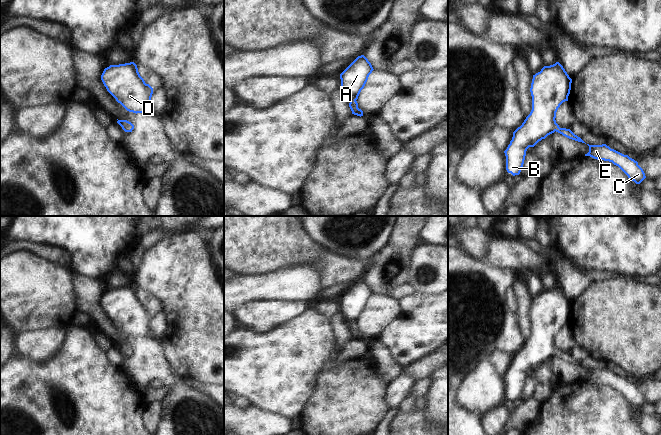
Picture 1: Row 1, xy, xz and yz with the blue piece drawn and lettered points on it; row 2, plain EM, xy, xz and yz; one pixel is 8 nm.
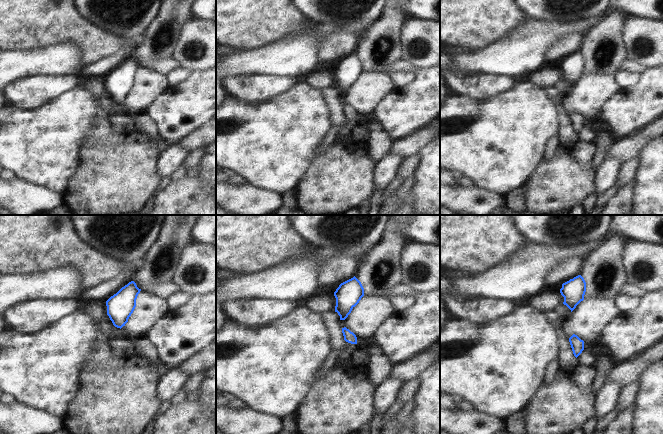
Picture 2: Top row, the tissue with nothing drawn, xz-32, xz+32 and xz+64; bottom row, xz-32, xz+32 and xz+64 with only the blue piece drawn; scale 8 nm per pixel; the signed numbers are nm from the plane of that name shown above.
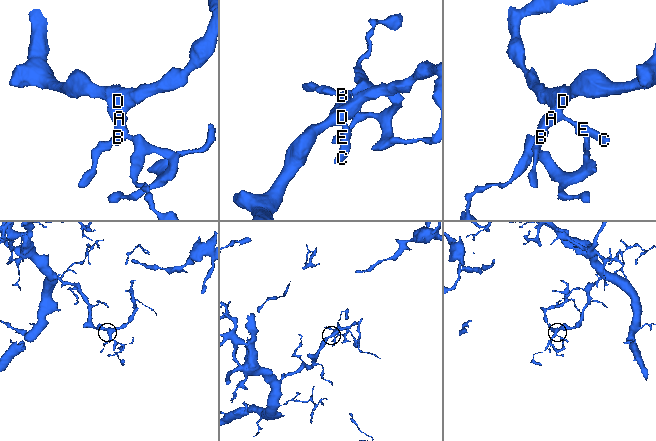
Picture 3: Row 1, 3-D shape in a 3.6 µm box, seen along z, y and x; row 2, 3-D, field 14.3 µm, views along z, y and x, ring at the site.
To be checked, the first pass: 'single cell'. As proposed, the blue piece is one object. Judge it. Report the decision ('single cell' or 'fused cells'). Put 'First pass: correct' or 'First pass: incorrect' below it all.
single cell
First pass: correct

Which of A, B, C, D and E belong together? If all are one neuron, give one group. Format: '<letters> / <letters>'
A B C D E

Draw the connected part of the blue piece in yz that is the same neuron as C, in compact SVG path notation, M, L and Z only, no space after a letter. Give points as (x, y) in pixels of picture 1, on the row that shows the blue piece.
M606 144L589 145L589 152L585 156L590 156L597 160L612 162L618 166L629 179L636 184L640 184L645 178L643 169L638 165L638 162L614 149L611 149Z

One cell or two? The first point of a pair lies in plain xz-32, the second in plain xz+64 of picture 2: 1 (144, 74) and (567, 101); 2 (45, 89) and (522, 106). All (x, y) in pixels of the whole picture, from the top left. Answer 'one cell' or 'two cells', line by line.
1: one cell
2: two cells

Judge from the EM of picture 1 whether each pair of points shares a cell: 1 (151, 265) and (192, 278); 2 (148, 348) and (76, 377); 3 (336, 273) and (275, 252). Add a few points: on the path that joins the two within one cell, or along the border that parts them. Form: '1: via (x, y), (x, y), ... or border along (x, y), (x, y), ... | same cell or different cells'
1: via (161, 269), (179, 269), (182, 272) | same cell
2: border along (121, 366), (135, 385) | different cells
3: via (321, 258), (311, 252), (290, 252) | same cell

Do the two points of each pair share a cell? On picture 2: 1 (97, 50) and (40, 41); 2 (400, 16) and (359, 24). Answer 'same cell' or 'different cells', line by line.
1: same cell
2: different cells

